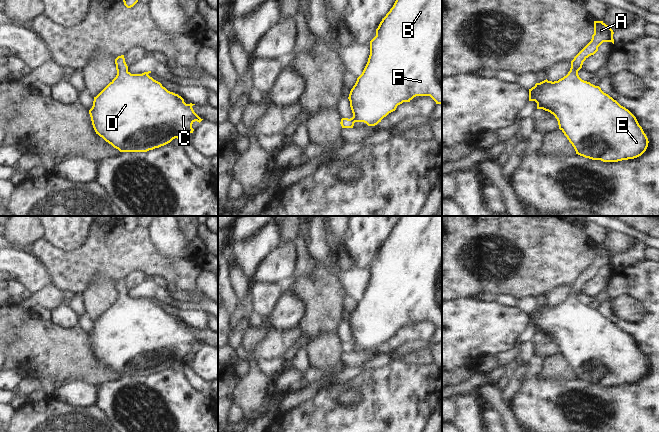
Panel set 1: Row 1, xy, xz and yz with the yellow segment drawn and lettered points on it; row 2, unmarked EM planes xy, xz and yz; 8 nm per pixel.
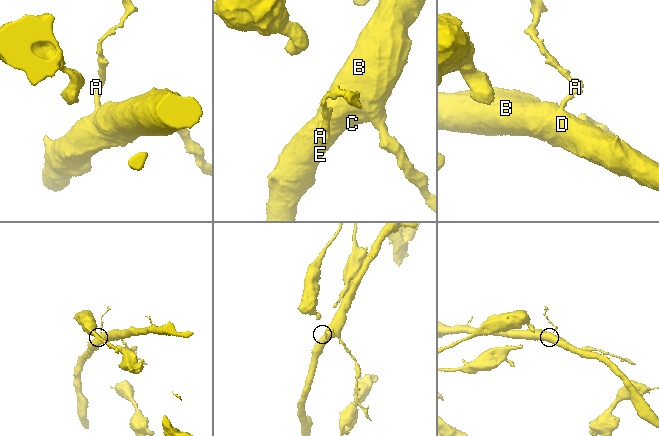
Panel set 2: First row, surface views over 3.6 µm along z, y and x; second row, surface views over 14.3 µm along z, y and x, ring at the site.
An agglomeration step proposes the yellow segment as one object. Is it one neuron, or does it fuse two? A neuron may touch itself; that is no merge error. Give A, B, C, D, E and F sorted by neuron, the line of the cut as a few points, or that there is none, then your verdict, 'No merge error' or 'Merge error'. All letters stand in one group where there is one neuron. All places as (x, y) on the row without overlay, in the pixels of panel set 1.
Groups: A B C D E F. No split. No merge error

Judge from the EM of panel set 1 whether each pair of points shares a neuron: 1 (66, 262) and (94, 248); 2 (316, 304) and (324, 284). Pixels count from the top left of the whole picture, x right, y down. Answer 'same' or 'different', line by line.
1: same
2: same

